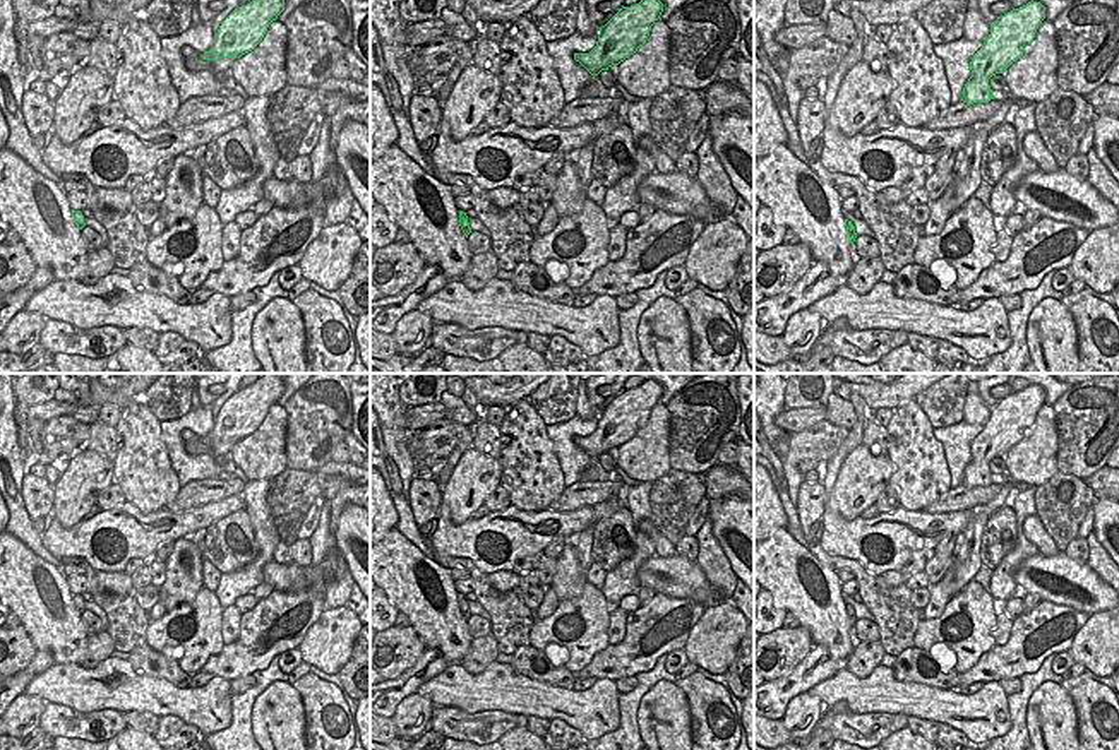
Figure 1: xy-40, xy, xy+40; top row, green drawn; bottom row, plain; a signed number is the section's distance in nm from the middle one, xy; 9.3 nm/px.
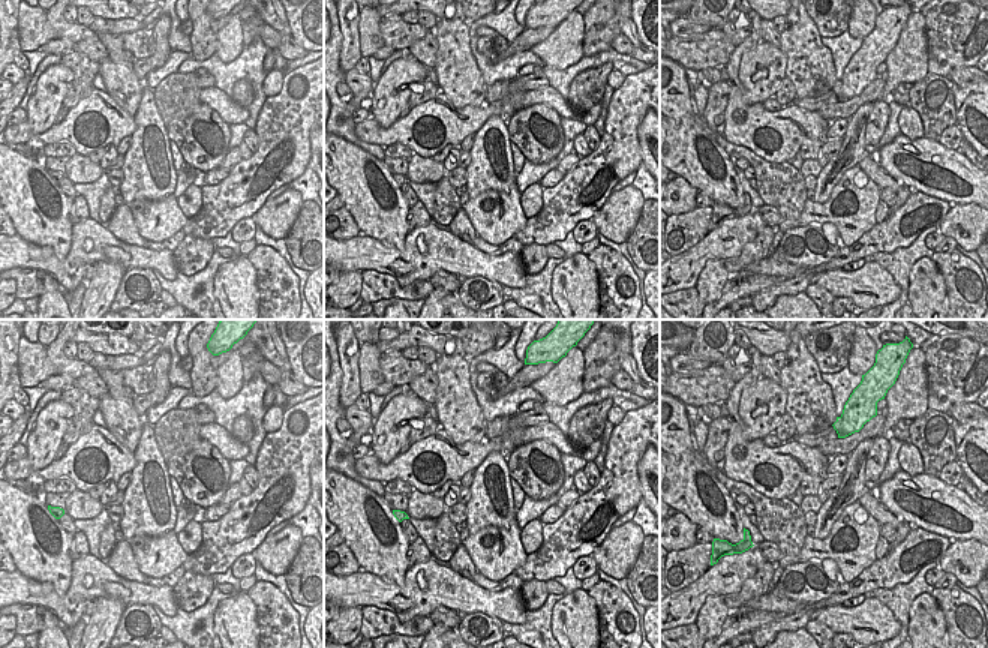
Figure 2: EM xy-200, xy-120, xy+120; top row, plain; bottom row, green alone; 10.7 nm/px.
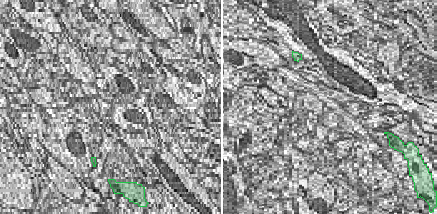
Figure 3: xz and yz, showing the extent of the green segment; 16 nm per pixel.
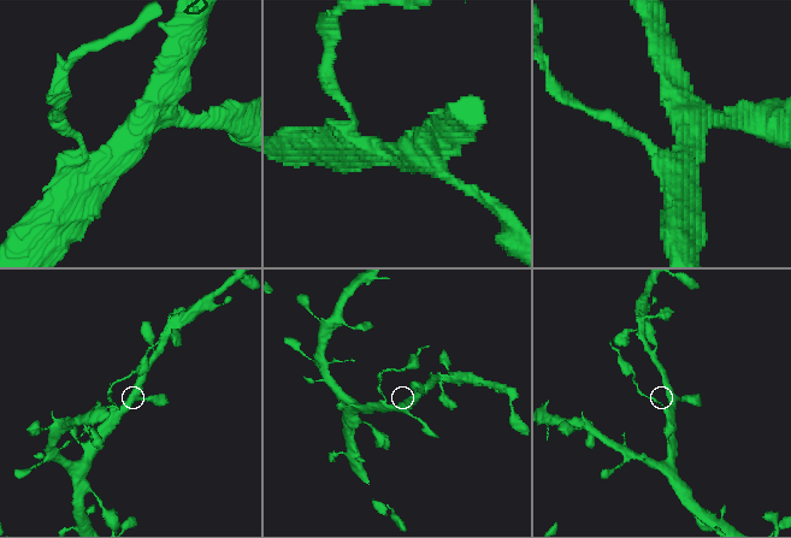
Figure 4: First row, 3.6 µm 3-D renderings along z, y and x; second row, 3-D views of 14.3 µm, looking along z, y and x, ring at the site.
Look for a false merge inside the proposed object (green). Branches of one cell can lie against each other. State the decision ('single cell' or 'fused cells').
fused cells

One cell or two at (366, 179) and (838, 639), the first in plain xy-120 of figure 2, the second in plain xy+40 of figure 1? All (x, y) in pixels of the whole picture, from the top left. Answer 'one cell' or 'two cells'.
one cell

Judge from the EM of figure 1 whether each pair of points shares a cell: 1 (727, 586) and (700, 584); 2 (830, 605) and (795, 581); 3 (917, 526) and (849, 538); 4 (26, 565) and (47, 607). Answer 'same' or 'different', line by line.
1: different
2: same
3: same
4: same

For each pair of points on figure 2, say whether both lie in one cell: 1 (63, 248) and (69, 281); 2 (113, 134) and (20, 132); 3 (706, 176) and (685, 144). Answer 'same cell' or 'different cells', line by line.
1: different cells
2: same cell
3: same cell

